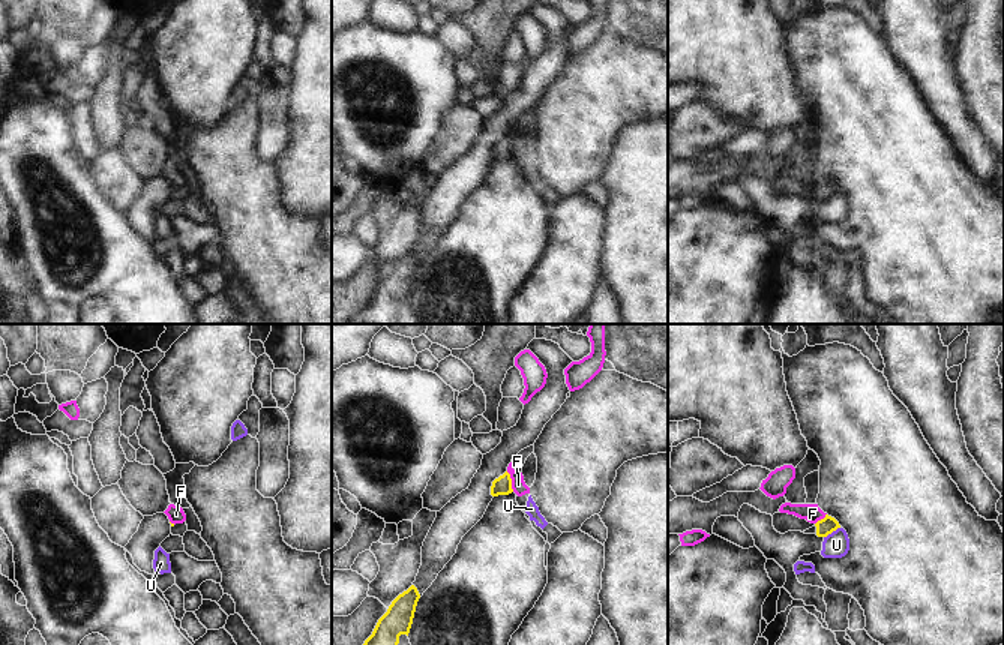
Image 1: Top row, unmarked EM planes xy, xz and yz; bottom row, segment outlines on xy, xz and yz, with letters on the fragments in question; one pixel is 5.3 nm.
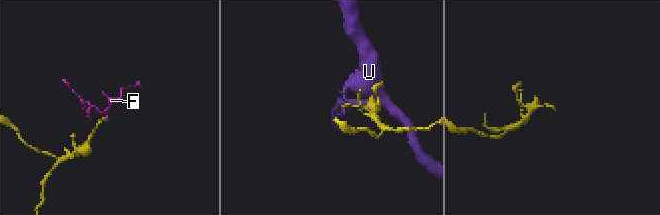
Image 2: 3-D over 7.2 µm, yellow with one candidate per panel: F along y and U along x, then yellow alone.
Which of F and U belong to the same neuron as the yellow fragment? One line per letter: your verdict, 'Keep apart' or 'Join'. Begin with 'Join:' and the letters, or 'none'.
Join: none
F: Keep apart
U: Keep apart

